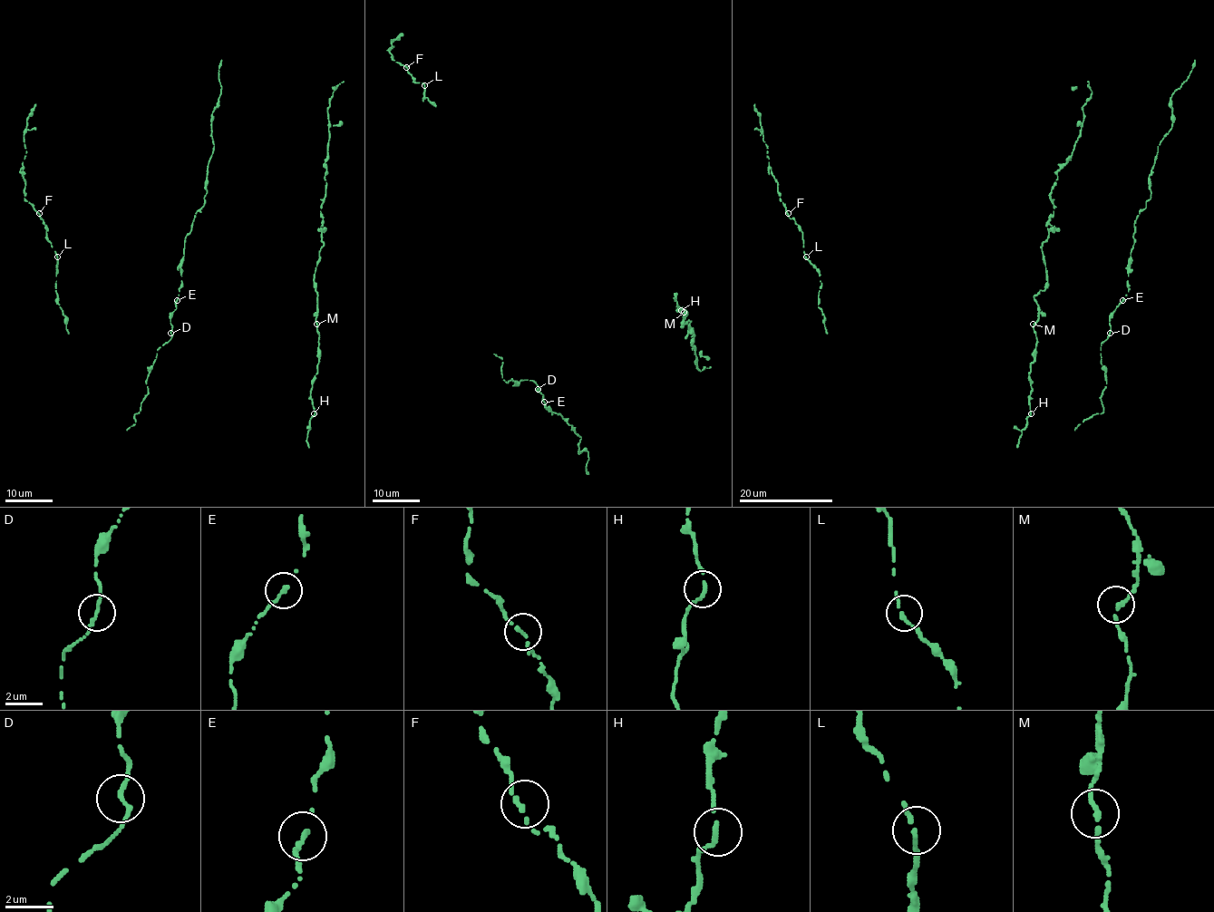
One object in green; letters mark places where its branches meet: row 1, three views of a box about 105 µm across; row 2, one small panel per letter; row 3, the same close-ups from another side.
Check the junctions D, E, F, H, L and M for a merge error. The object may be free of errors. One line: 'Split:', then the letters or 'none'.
Split: none

